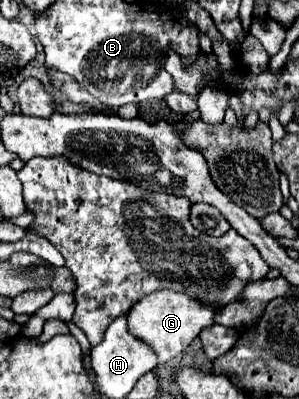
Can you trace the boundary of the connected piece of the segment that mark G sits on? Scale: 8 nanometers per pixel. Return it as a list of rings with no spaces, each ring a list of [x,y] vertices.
[[[164,289],[164,291],[150,293],[142,301],[138,301],[128,311],[126,319],[128,319],[128,331],[140,341],[144,341],[148,347],[152,347],[158,357],[158,365],[162,365],[174,359],[176,355],[180,355],[198,337],[198,333],[204,327],[214,323],[212,315],[214,315],[212,307],[206,307],[200,301],[192,301],[190,297],[184,297],[184,293]]]

